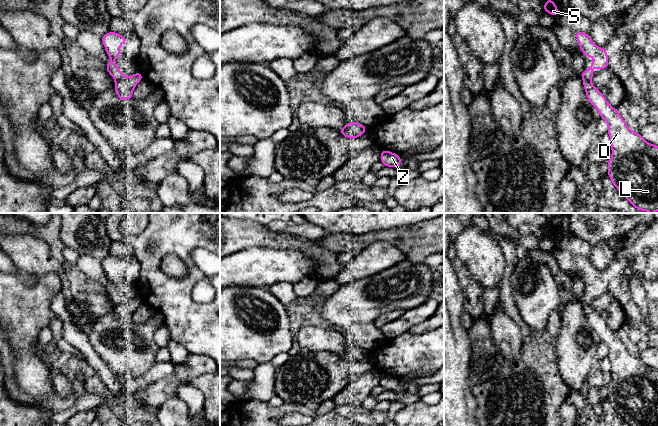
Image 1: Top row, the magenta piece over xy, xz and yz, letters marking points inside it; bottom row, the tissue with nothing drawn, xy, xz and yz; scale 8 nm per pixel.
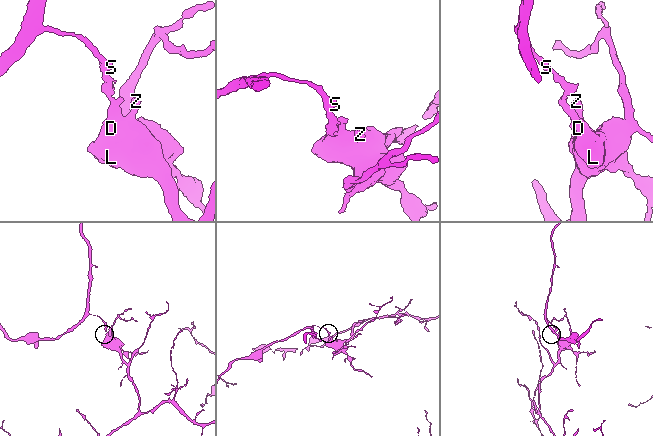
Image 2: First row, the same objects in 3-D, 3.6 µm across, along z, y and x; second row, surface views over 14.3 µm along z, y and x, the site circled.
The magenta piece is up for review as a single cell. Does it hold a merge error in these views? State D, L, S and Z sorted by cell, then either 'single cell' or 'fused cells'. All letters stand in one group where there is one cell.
D L Z / S; fused cells

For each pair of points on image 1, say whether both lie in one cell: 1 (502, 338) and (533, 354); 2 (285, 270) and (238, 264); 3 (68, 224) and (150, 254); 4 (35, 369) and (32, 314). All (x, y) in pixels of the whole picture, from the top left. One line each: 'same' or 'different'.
1: different
2: same
3: different
4: same

